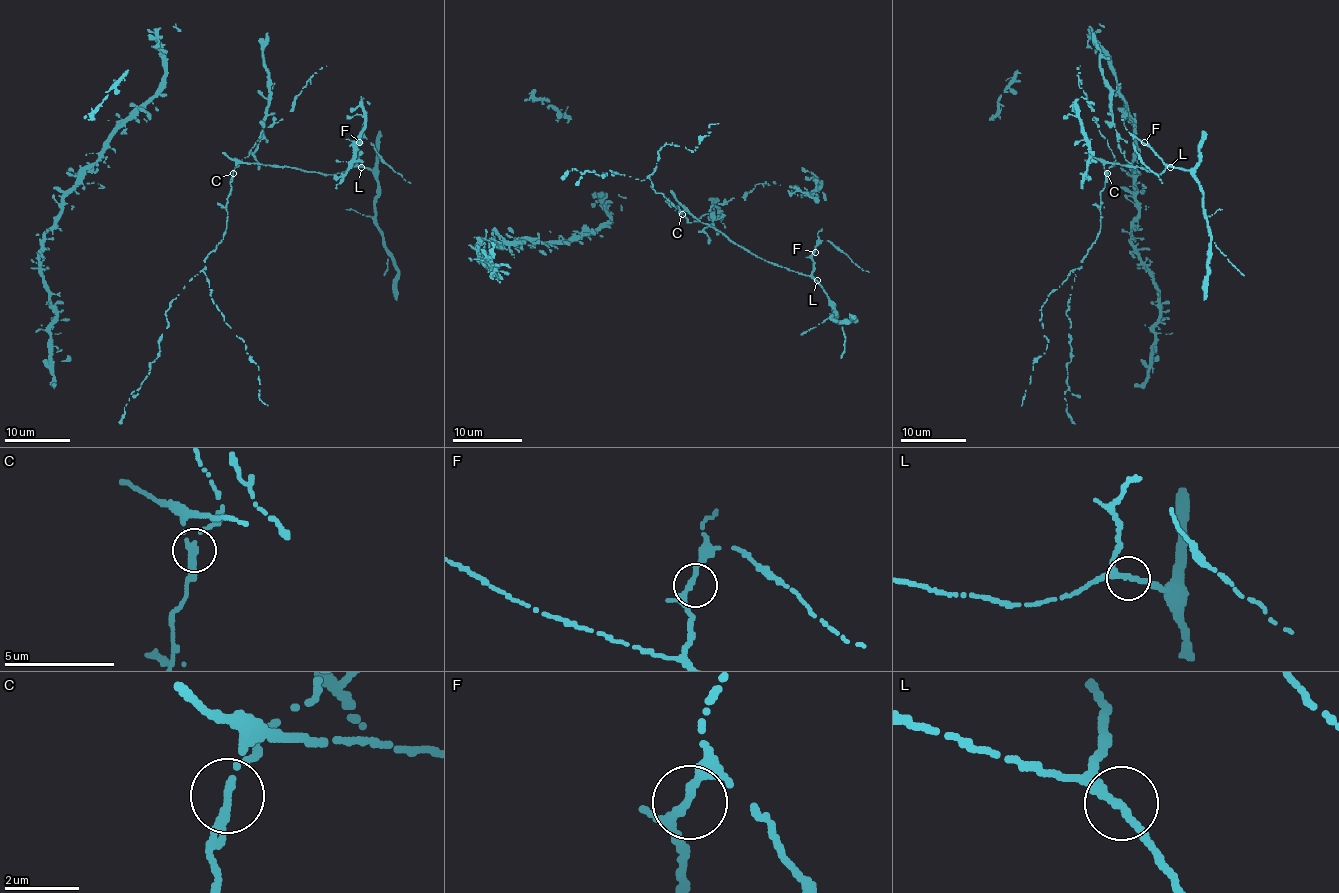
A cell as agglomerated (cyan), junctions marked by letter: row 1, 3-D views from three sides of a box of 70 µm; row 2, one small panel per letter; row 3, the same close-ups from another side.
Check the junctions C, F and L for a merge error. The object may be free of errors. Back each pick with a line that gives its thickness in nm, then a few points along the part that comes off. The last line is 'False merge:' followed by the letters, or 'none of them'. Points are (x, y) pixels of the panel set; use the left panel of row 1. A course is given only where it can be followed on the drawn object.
C: Thickness 190 nm. Course of the part to remove: (232, 173), (226, 233), (165, 313), (168, 327), (158, 343), (160, 355), (129, 398), (120, 424)
False merge: C

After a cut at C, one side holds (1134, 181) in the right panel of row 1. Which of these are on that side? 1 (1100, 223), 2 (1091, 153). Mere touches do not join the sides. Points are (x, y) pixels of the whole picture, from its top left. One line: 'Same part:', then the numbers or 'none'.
Same part: 2

